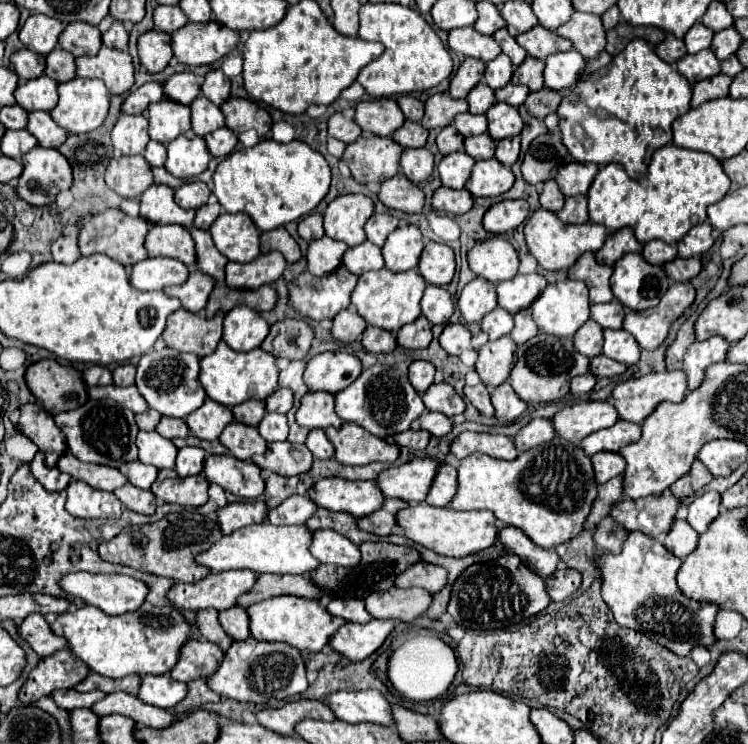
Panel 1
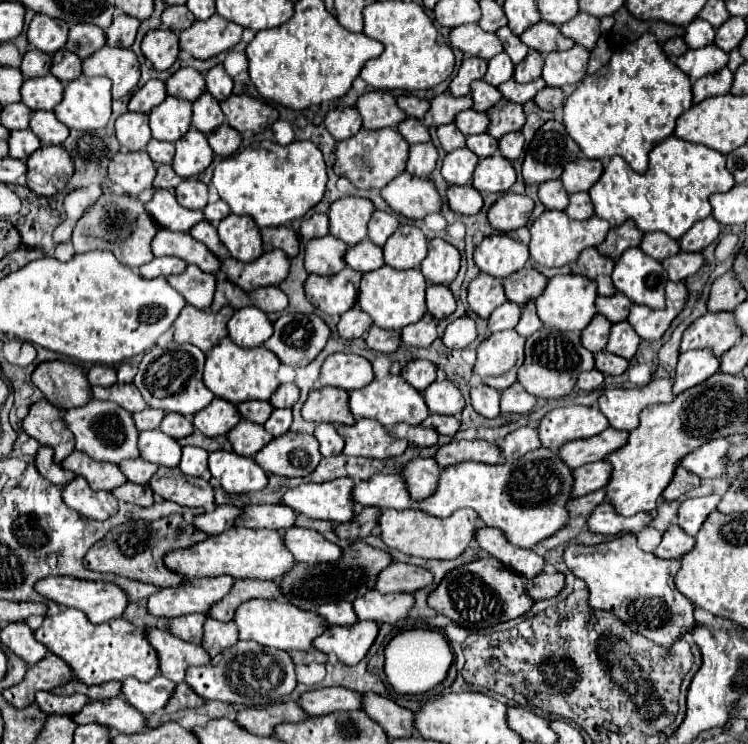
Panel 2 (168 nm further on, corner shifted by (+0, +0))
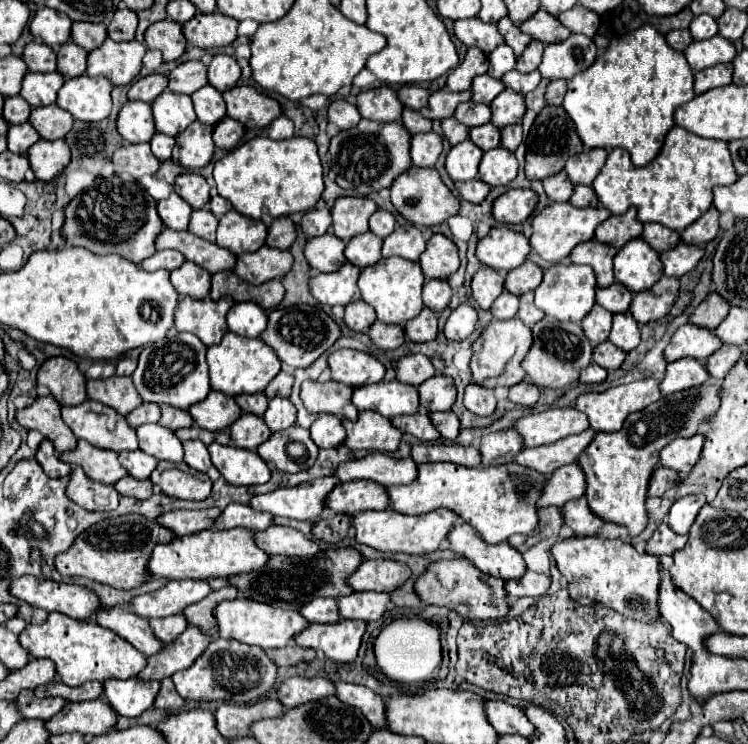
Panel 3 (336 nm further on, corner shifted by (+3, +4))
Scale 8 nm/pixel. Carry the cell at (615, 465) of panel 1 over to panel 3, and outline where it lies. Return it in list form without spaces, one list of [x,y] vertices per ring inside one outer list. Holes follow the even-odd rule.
[[[575,462],[561,466],[551,474],[551,480],[539,498],[539,508],[563,506],[563,502],[583,496],[583,490],[587,490],[587,480],[583,478],[583,470],[579,470],[579,464]]]

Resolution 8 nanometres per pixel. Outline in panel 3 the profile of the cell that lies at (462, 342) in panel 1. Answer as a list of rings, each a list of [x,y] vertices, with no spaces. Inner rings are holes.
[[[465,302],[461,304],[459,308],[455,308],[445,324],[445,338],[447,340],[455,340],[455,342],[461,342],[465,340],[467,336],[473,334],[475,330],[475,322],[477,322],[477,312],[475,308]]]

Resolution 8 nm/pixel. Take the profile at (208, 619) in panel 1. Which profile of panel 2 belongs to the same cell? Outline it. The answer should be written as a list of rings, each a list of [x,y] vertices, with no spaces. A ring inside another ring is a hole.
[[[188,614],[188,616],[182,616],[182,618],[172,618],[168,622],[168,632],[174,634],[176,638],[186,640],[186,642],[200,644],[204,620],[206,620],[204,614]]]

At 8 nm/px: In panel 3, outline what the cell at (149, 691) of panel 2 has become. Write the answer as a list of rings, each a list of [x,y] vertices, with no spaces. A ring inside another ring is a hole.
[[[111,678],[103,682],[103,696],[107,696],[107,702],[119,716],[135,718],[153,706],[159,686],[161,682],[143,682],[141,678]]]

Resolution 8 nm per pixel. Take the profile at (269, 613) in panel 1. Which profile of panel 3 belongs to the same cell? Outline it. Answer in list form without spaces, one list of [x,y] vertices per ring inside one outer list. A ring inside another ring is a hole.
[[[235,598],[225,600],[215,608],[215,616],[219,620],[219,636],[221,638],[235,638],[245,644],[257,644],[261,648],[281,648],[287,646],[295,634],[305,630],[309,622],[297,610],[283,610],[273,608],[261,602],[251,602],[249,598]]]

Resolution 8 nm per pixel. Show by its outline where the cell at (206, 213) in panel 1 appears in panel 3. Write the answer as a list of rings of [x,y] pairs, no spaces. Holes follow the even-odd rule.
[[[219,194],[217,196],[213,196],[211,198],[211,202],[209,202],[209,210],[217,216],[217,218],[221,218],[225,212],[229,212],[233,206],[231,206],[231,202],[229,200],[225,200],[225,198],[221,198]]]

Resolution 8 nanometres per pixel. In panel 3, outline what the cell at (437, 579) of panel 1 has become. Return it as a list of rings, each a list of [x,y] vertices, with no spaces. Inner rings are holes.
[[[367,560],[349,578],[349,586],[356,592],[393,592],[411,576],[407,564],[395,560]]]

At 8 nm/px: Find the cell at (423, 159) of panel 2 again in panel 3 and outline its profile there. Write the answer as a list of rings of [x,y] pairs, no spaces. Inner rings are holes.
[[[427,132],[427,134],[415,134],[411,136],[411,158],[413,158],[413,166],[419,168],[433,168],[439,154],[441,154],[441,136],[437,136],[435,132]]]

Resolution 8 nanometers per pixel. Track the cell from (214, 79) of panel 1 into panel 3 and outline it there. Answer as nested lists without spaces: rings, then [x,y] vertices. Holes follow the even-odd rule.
[[[217,54],[213,58],[213,62],[209,64],[209,84],[213,88],[217,88],[219,92],[231,90],[235,86],[235,82],[239,80],[239,76],[241,76],[241,70],[233,56]]]

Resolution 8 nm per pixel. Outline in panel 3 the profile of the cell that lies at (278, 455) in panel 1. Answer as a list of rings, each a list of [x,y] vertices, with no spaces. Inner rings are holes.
[[[291,426],[287,430],[271,434],[271,438],[257,448],[257,454],[265,462],[275,464],[283,472],[303,472],[313,466],[313,462],[317,458],[317,446],[311,440],[309,430],[299,428],[299,426]],[[293,442],[301,444],[303,454],[293,456],[289,452],[289,444],[293,444]]]

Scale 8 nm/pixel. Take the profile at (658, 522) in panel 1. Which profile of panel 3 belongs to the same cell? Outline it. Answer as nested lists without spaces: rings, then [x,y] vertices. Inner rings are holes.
[[[583,496],[577,500],[571,500],[563,506],[563,520],[577,536],[591,536],[603,524],[607,524],[601,518],[595,518],[595,514],[591,514],[591,510],[587,510],[587,500]]]

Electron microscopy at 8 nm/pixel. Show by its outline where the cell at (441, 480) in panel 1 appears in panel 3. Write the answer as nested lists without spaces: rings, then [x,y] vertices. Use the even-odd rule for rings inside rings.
[[[367,454],[361,460],[351,460],[341,464],[333,476],[341,482],[349,480],[375,480],[383,486],[411,484],[417,474],[417,464],[413,458],[393,458],[389,454]]]

